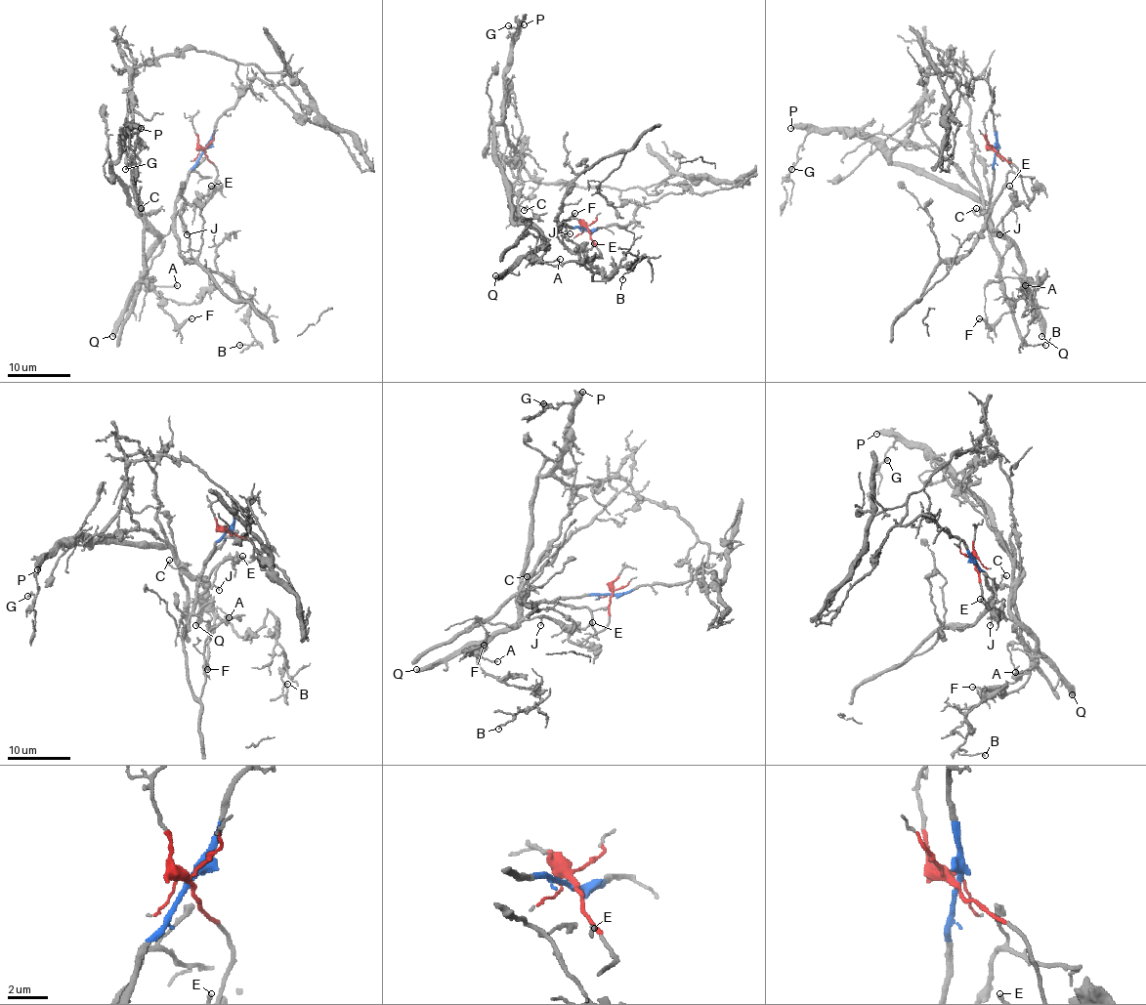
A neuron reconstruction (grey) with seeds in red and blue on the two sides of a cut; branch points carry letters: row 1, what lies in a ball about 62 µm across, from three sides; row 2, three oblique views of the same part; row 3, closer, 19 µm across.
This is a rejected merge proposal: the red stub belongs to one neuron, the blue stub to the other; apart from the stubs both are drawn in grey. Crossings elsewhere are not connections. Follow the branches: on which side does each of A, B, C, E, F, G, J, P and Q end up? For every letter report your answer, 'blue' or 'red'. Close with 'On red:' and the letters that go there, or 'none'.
A: red
B: red
C: red
E: red
F: red
G: red
J: red
P: red
Q: red
On red: A, B, C, E, F, G, J, P, Q

